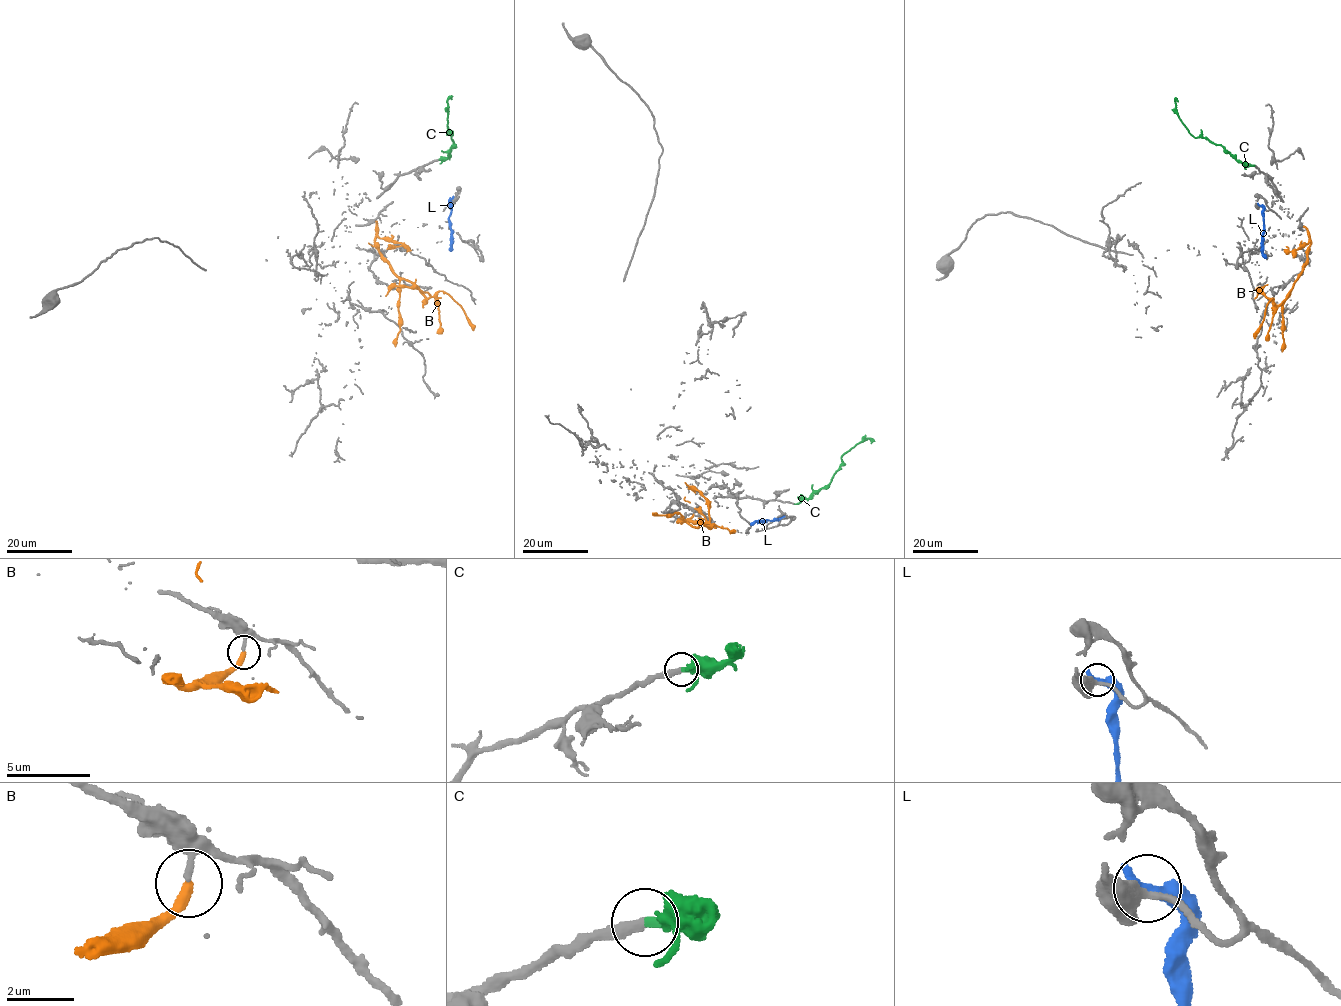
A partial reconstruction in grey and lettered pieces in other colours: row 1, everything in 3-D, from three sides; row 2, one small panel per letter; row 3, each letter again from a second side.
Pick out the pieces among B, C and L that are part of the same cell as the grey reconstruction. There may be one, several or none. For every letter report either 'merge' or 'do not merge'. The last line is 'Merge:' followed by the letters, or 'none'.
B: do not merge
C: merge
L: do not merge
Merge: C

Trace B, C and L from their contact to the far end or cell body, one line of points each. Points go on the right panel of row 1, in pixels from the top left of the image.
B: (1303, 226), (1310, 245), (1307, 259), (1285, 298), (1278, 304), (1273, 298), (1269, 301), (1254, 338)
C: (1254, 165), (1243, 164), (1220, 144), (1189, 133), (1178, 117), (1175, 97)
L: (1259, 205), (1263, 207), (1262, 255), (1266, 258)

